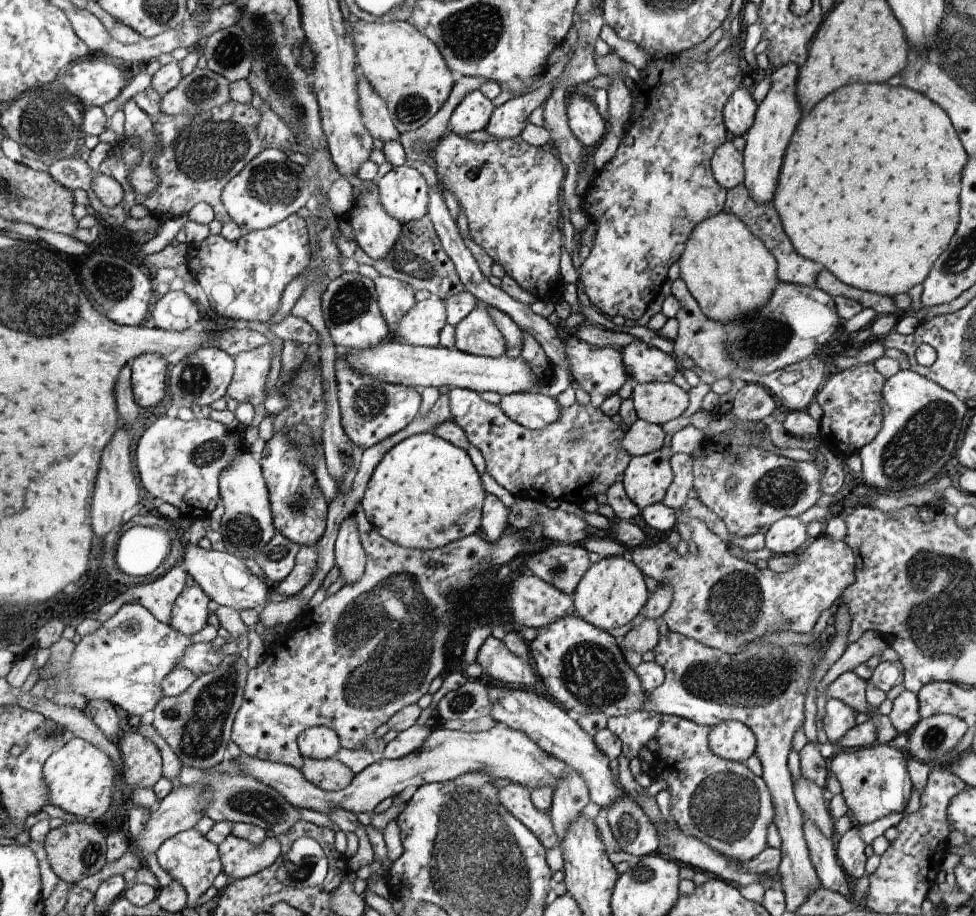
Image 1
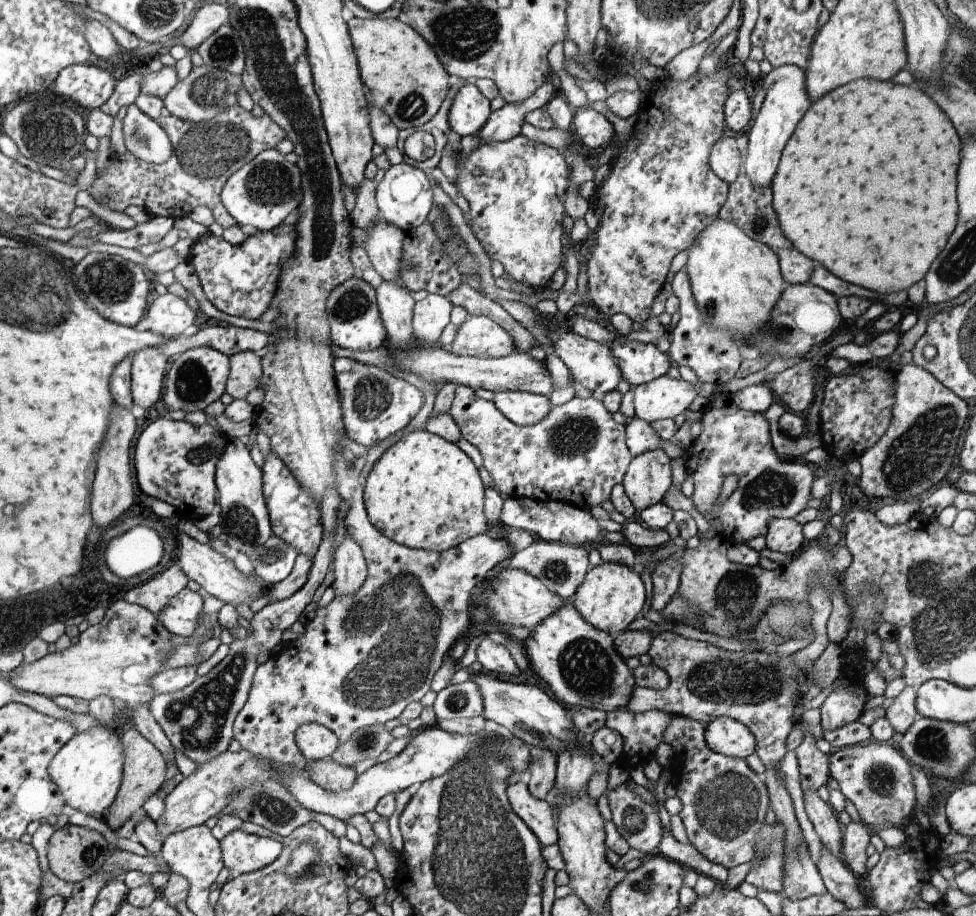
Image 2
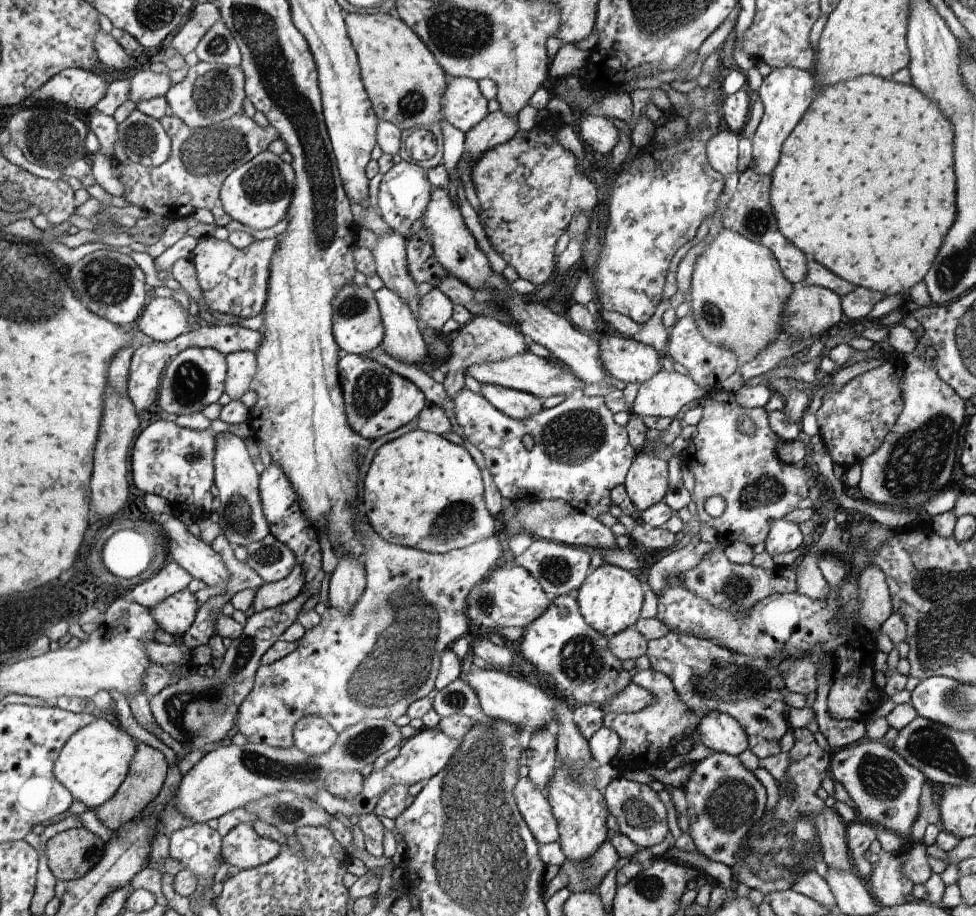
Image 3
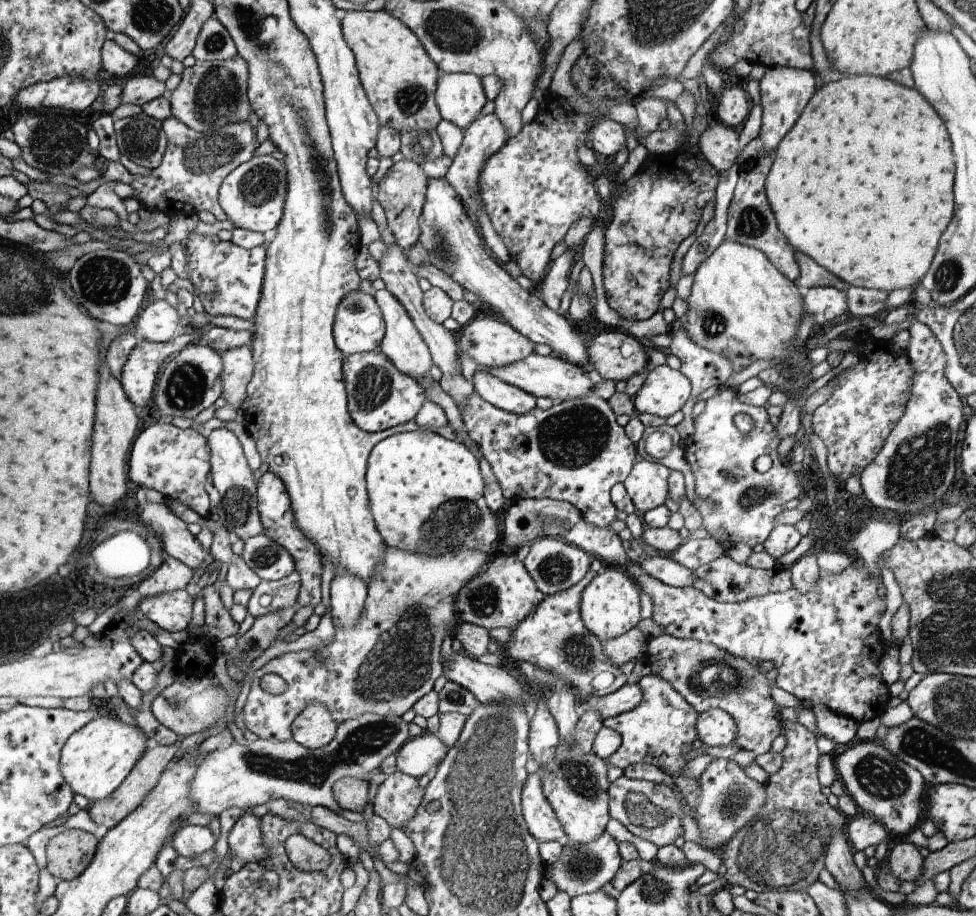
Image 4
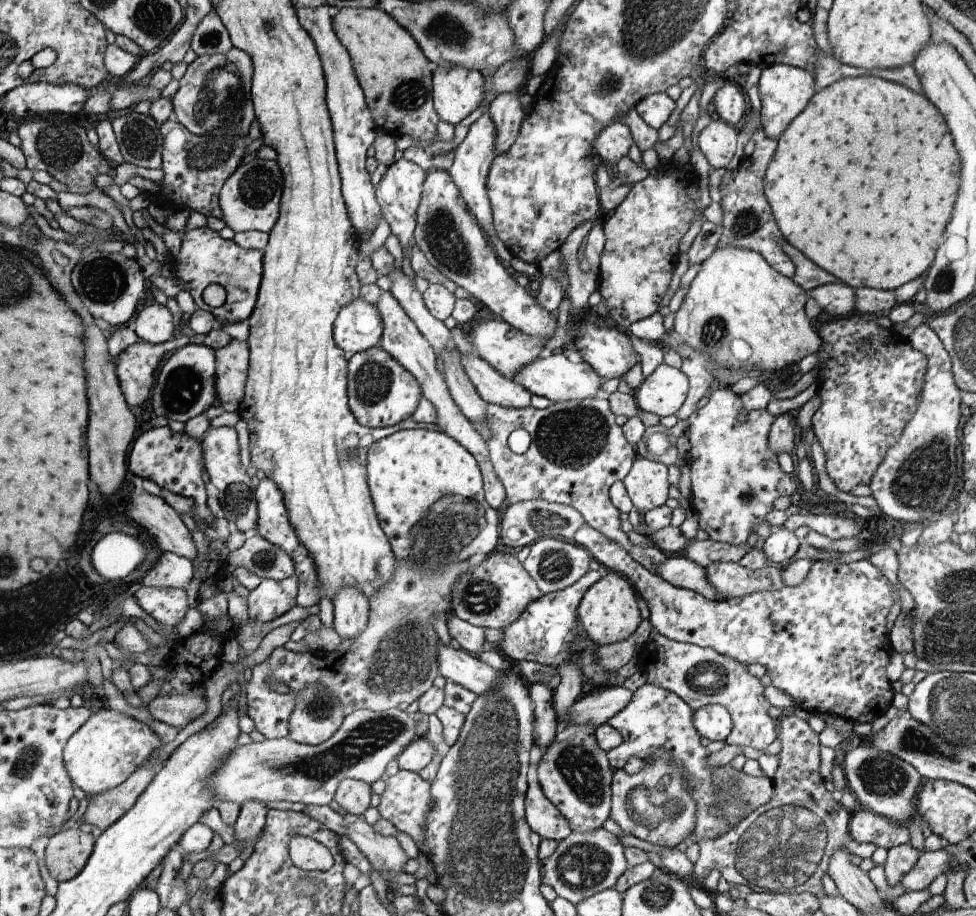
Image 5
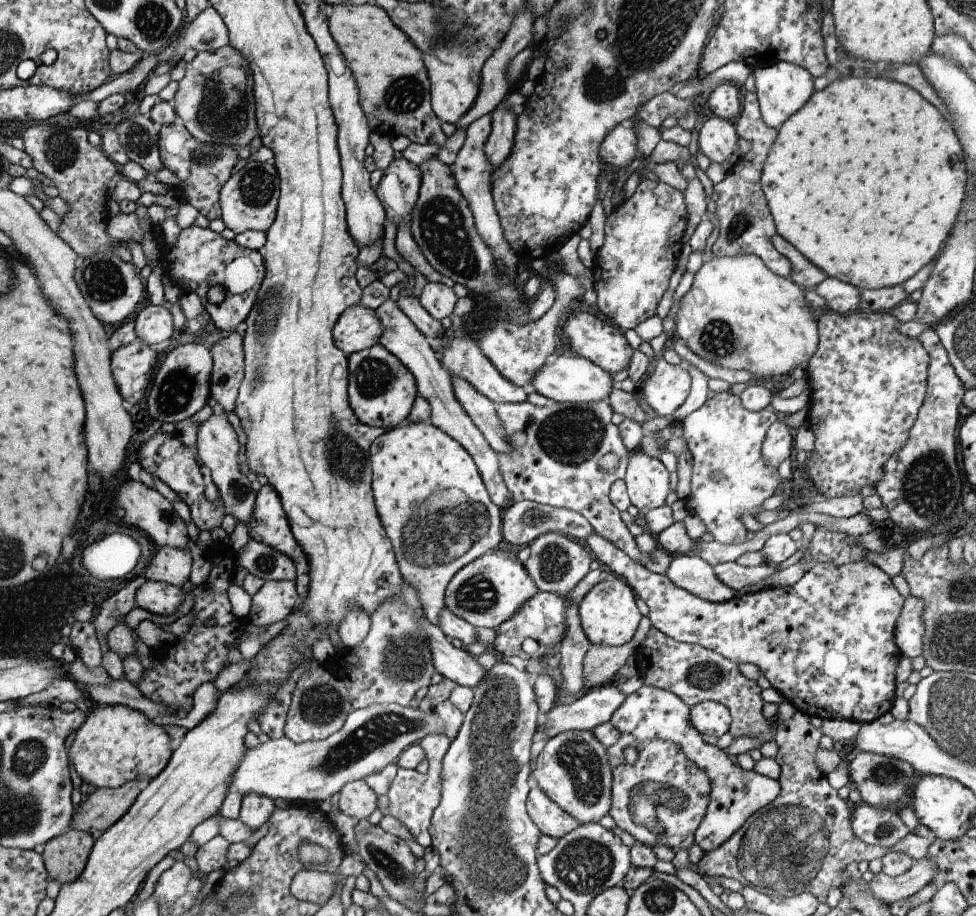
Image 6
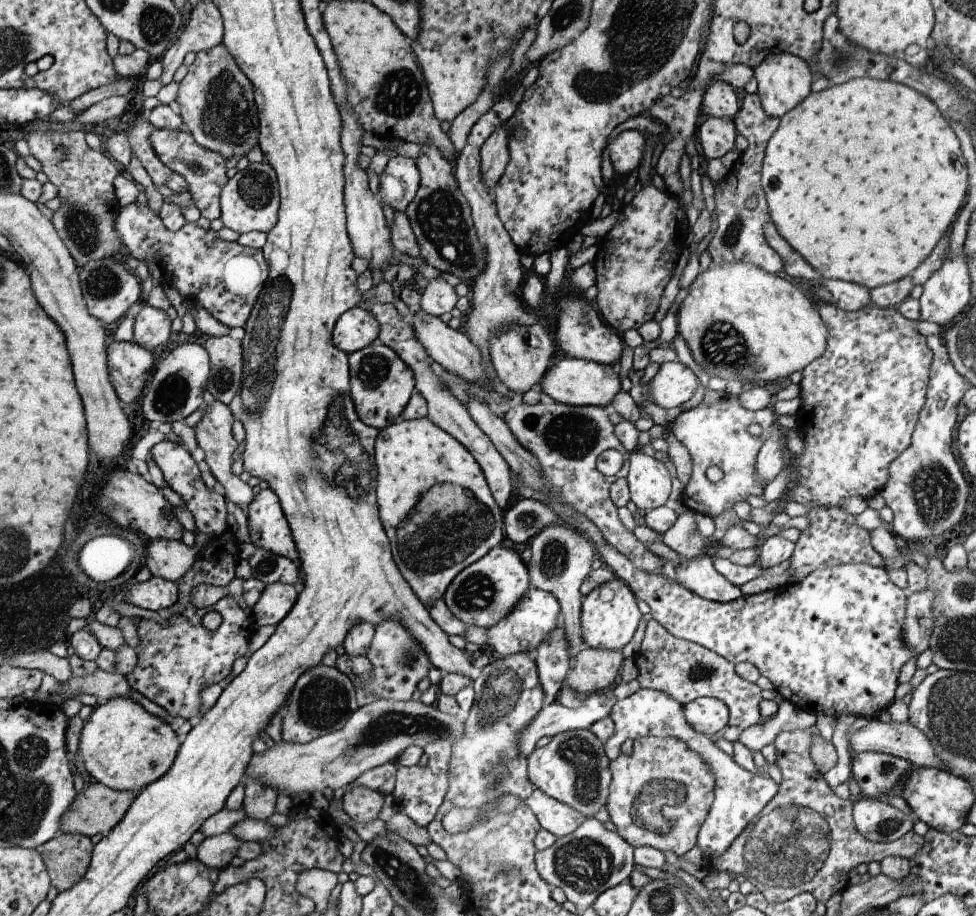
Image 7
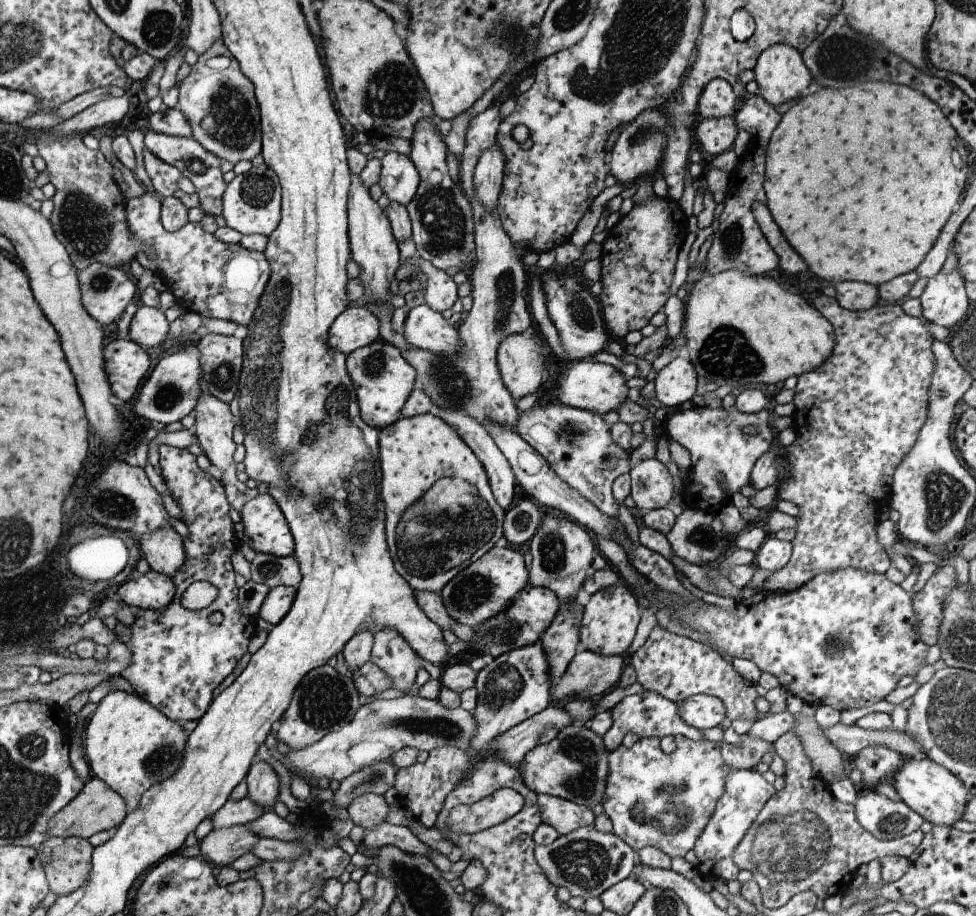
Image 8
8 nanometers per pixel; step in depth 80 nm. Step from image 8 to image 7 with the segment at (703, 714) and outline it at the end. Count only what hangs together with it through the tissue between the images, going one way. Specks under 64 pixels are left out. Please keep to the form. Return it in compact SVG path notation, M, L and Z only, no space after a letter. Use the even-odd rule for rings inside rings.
M698 697L683 707L686 722L708 738L718 734L729 722L728 707L716 697Z

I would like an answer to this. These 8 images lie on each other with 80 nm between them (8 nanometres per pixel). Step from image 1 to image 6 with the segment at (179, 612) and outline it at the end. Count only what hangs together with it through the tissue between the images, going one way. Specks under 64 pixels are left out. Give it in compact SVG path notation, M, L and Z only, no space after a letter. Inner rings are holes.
M146 581L135 594L135 603L150 614L169 615L184 601L182 587L162 581Z

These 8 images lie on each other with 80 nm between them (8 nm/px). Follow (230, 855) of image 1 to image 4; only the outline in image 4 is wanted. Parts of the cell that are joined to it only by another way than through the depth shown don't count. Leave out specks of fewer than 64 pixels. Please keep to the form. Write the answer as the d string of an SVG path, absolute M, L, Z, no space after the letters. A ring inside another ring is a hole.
M244 812L230 830L229 853L244 860L245 864L272 856L272 848L264 845L262 841L260 820L258 816Z

